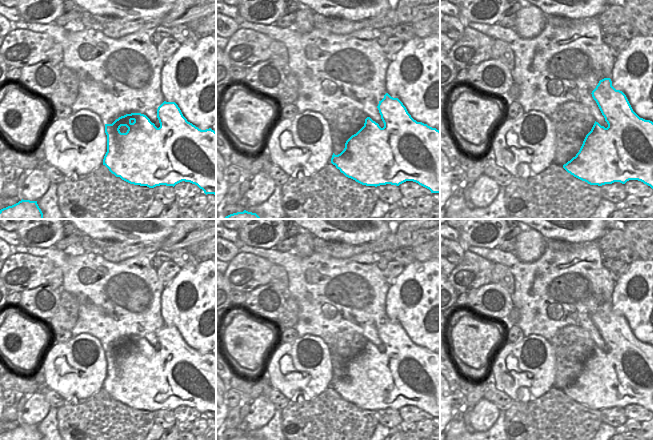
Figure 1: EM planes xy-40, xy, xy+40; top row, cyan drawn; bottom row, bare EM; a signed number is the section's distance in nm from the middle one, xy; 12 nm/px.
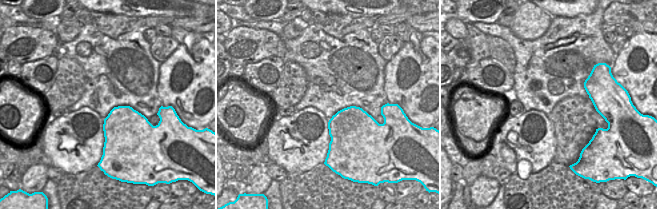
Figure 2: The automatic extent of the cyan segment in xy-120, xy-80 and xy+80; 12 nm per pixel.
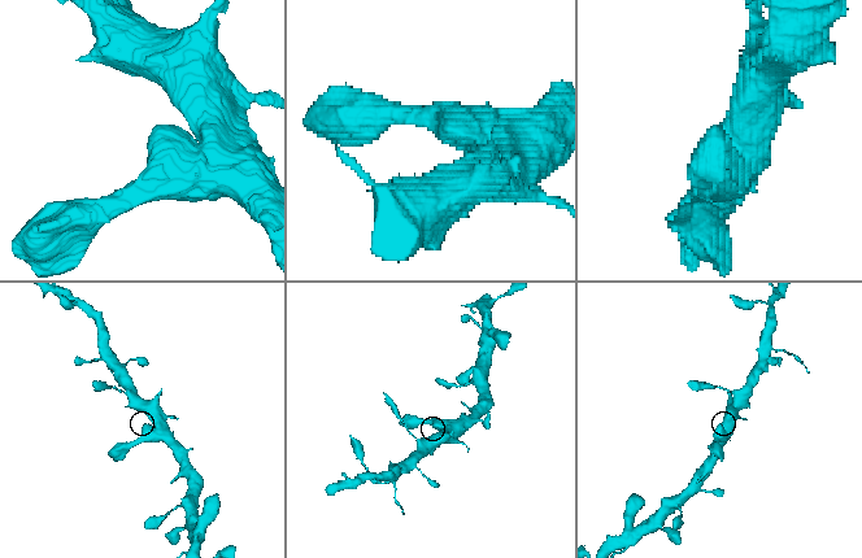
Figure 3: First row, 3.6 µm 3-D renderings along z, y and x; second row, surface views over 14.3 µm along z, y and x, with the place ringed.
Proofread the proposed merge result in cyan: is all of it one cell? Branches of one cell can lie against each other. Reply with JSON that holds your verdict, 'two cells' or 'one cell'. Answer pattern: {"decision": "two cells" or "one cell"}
{"decision": "one cell"}

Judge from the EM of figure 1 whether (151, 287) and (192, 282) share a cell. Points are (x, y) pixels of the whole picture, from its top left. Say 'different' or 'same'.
different

